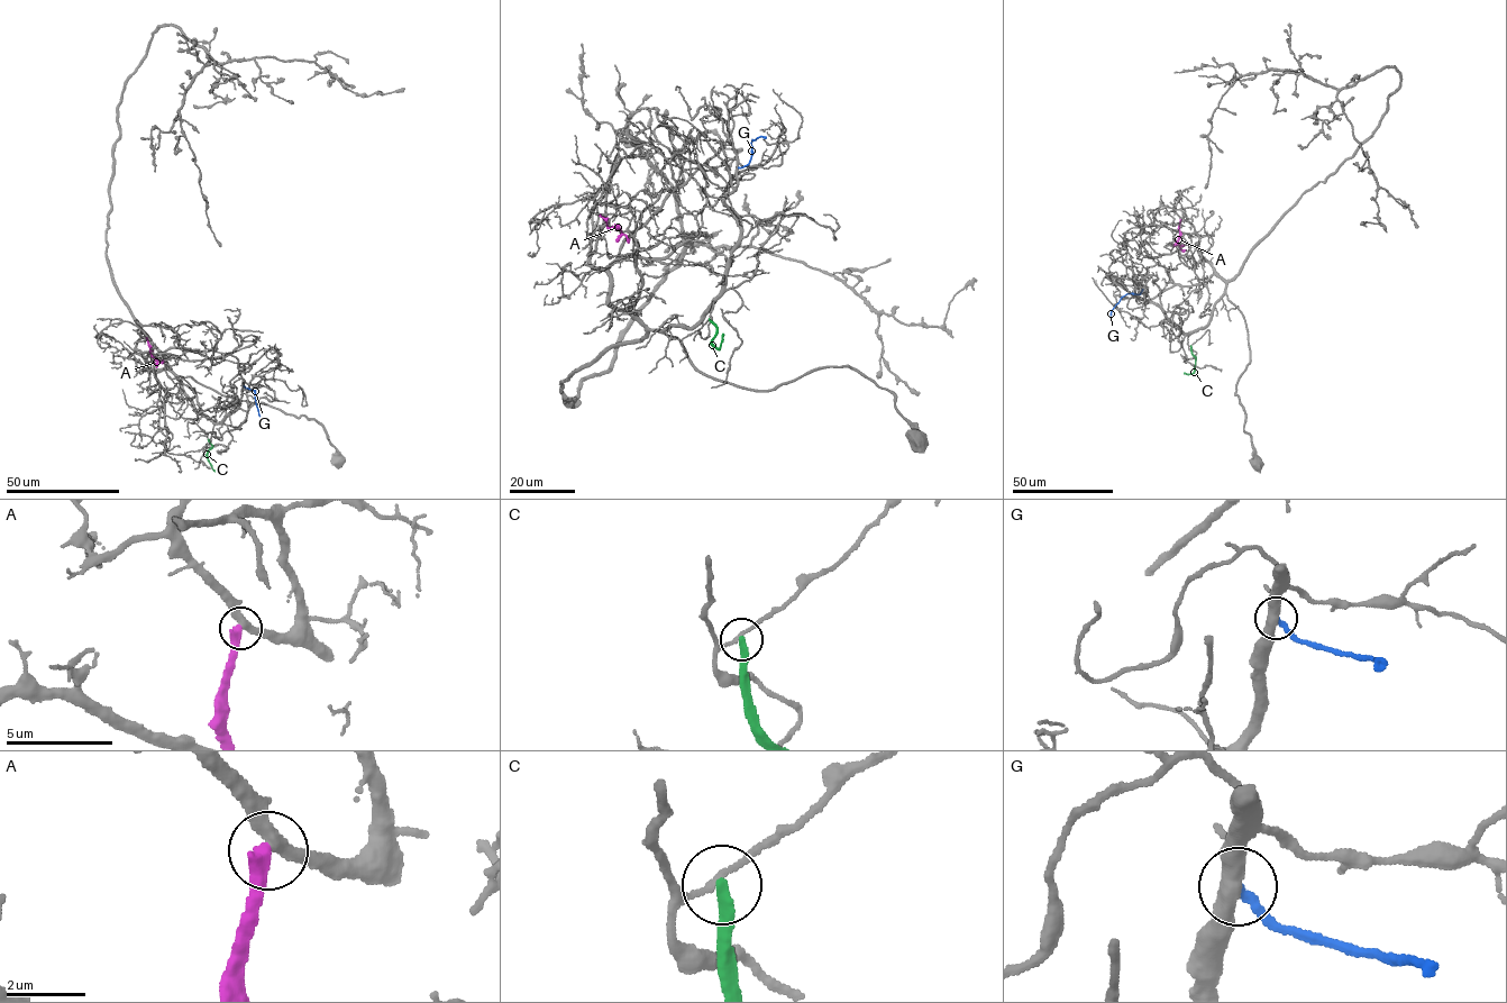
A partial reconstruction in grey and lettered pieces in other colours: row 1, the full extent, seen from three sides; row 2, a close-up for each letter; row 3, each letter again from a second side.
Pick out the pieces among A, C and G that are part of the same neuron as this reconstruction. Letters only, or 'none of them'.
none of them

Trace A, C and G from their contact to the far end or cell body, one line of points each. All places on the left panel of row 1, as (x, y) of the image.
A: (146, 337), (149, 353), (160, 362), (163, 359)
C: (208, 439), (212, 447), (207, 459), (216, 471)
G: (244, 385), (254, 390), (258, 415), (265, 424)

